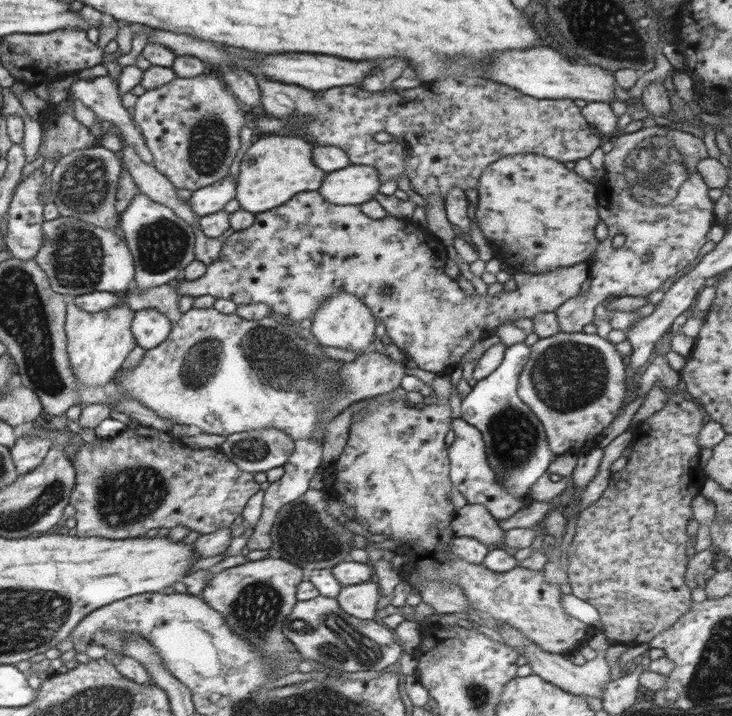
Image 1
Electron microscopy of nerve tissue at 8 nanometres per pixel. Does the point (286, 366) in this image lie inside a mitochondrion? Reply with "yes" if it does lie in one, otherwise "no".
yes

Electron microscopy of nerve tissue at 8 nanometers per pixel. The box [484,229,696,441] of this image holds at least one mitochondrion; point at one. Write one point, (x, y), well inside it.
(568, 376)

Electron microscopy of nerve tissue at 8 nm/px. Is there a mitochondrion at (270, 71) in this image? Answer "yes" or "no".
no

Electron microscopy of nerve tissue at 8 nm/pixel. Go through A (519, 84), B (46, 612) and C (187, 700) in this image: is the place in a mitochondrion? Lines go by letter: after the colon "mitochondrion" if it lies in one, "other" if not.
A: other
B: mitochondrion
C: other

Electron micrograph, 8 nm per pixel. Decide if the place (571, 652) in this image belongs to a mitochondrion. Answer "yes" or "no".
no

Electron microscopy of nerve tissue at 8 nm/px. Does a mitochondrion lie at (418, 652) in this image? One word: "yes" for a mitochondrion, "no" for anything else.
no

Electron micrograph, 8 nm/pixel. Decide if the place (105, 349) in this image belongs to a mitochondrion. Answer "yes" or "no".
no

